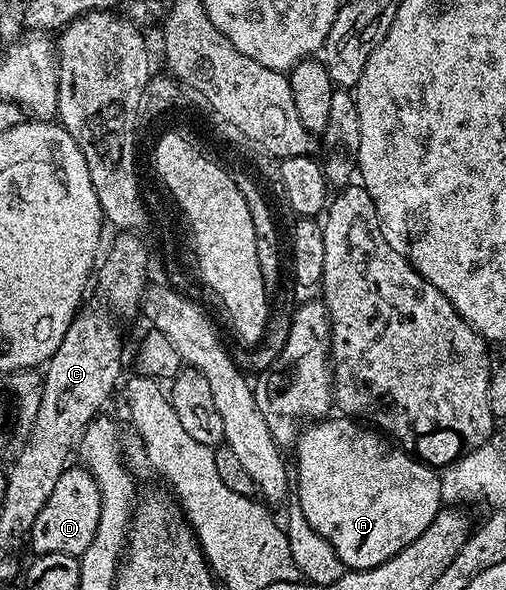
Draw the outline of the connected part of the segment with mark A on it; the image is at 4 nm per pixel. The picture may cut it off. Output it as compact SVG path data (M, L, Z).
M335 415L308 424L300 432L293 452L293 477L297 482L297 493L299 489L297 503L312 531L327 540L337 559L348 570L372 569L385 563L409 547L413 539L420 537L425 527L429 527L440 509L444 508L443 482L440 474L430 469L430 464L392 443L382 432L364 427L346 416Z

